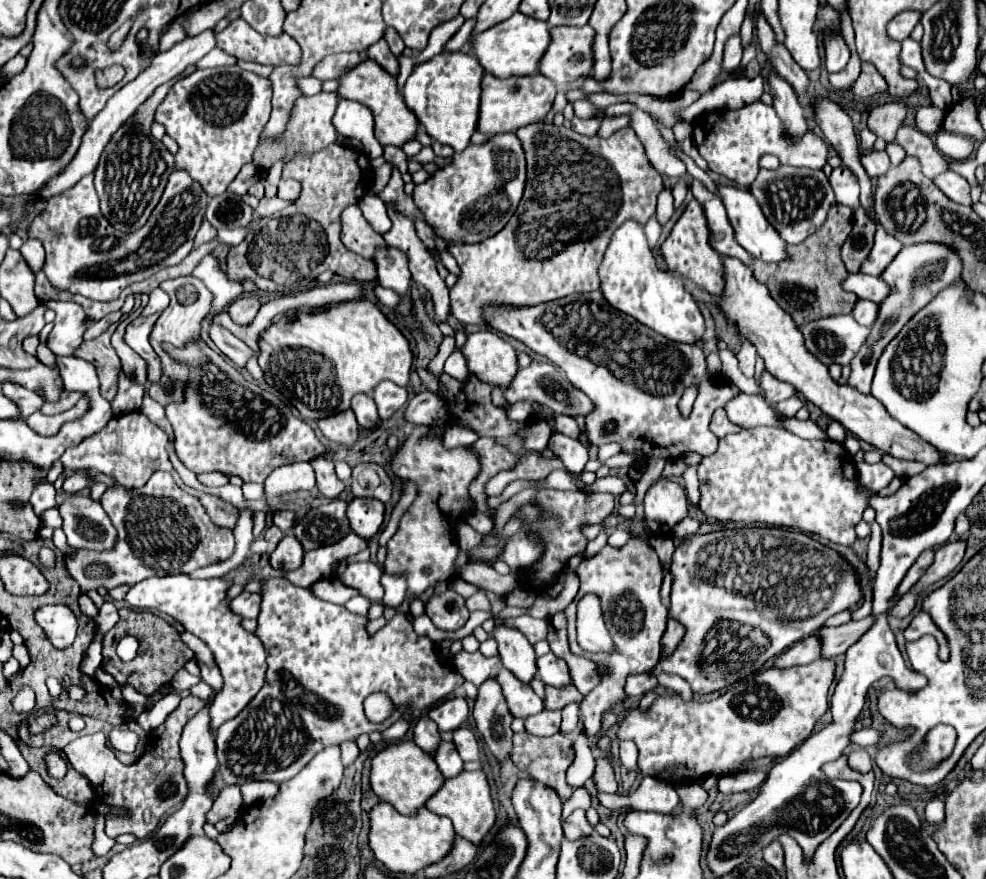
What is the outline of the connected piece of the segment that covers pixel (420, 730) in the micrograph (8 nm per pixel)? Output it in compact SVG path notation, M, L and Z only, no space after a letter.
M422 715L414 725L414 743L426 753L434 753L434 749L438 749L438 741L440 741L438 725L434 725L434 721L428 719L428 715Z

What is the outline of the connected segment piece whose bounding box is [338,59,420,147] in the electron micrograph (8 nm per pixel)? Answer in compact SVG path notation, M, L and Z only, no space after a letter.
M366 59L364 63L358 65L358 69L352 69L344 77L340 77L338 95L346 97L346 99L362 101L364 105L368 105L372 109L374 121L376 121L376 139L382 145L402 147L406 141L414 141L416 139L420 123L414 117L414 111L410 111L410 107L406 105L404 97L400 95L396 77L390 77L390 73L386 73L376 61Z

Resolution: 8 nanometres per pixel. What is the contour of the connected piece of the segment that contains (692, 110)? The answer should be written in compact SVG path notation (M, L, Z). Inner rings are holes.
M758 75L756 79L740 77L740 79L726 79L712 90L706 92L686 109L678 111L683 121L693 122L702 114L723 109L740 109L748 103L754 103L760 99L766 87L766 77Z

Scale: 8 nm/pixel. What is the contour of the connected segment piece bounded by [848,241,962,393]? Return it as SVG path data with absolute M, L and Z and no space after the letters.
M934 241L920 243L920 245L908 245L904 247L898 257L888 265L886 273L882 273L882 279L890 285L890 295L880 303L880 315L876 323L870 327L870 337L864 343L864 347L858 351L858 355L852 359L852 375L848 383L854 389L862 393L870 393L870 383L874 376L874 367L884 351L884 347L898 335L898 331L908 323L908 319L922 309L930 299L944 287L948 287L952 281L958 281L962 273L962 259L950 249L948 245L938 245Z

